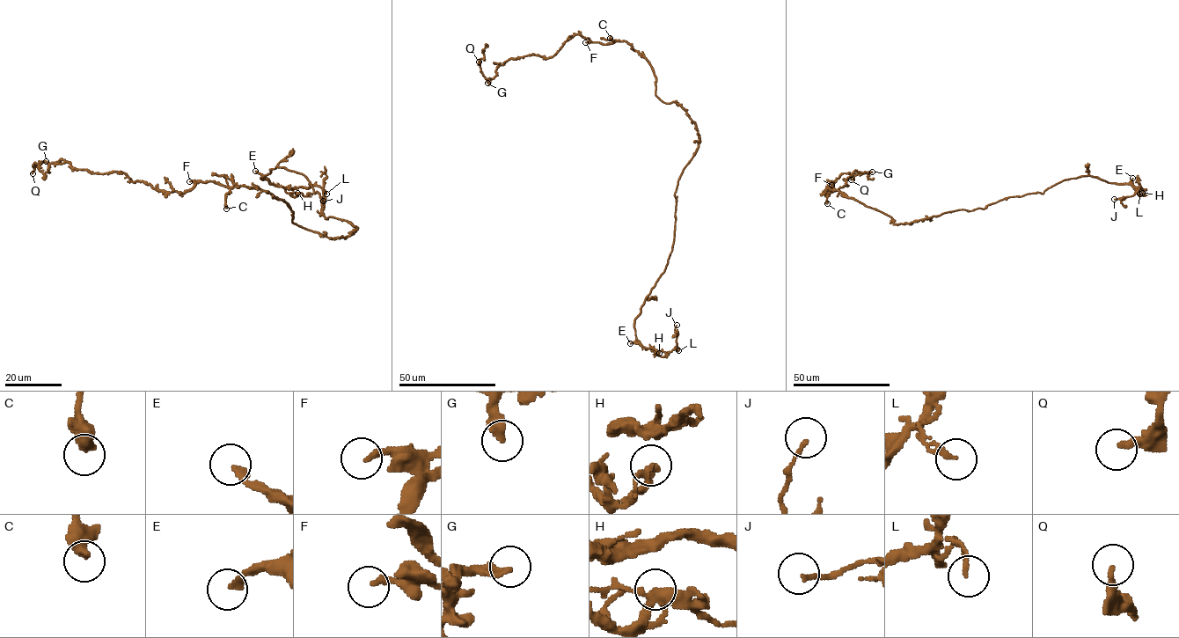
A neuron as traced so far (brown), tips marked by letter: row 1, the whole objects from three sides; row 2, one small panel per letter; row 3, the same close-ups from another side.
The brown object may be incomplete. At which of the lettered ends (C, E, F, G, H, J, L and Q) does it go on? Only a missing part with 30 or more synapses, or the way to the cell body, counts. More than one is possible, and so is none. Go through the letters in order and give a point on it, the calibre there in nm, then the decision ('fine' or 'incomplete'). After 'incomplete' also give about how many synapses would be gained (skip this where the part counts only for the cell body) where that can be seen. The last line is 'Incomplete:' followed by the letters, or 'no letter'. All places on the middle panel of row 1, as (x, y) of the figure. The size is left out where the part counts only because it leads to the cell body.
C: at (610, 38); 480 nm thick; fine
E: at (630, 343); 200 nm thick; incomplete
F: at (585, 42); 220 nm thick; fine
G: at (487, 83); 300 nm thick; fine
H: at (659, 353); 240 nm thick; fine
J: at (677, 325); 140 nm thick; fine
L: at (678, 350); 190 nm thick; fine
Q: at (479, 62); 240 nm thick; fine
Incomplete: E

